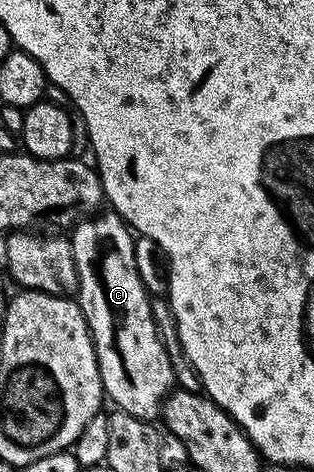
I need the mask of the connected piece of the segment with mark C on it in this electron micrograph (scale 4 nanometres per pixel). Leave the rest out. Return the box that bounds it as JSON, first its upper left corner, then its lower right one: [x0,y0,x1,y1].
[71,210,175,422]

